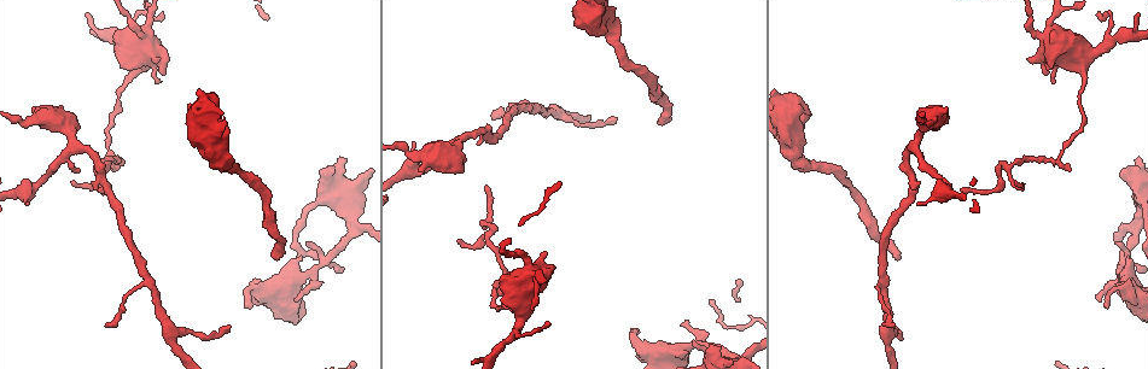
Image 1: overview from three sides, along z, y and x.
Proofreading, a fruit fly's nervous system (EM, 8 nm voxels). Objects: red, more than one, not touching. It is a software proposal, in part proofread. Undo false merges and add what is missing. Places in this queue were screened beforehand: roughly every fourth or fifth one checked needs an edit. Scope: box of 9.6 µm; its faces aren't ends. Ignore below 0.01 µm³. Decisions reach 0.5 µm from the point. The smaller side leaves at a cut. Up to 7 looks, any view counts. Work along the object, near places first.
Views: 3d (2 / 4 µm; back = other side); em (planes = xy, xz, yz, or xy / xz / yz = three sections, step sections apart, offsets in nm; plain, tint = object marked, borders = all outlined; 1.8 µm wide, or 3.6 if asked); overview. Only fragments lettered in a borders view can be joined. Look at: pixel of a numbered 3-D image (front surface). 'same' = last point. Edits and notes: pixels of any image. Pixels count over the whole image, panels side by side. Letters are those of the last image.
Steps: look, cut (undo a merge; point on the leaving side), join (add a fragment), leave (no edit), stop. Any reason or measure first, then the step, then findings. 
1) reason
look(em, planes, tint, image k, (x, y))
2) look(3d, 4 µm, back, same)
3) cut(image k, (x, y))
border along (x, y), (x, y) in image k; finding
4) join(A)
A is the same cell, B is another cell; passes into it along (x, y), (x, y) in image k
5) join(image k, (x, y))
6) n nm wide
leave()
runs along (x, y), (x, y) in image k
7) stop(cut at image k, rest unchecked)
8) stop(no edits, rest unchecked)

an open end
look(3d, 4 µm, back, image 1, (945, 122))

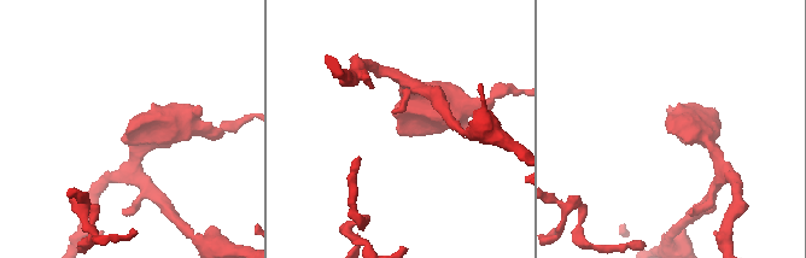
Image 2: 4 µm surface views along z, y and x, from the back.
shape alone is not enough
look(em, 3.6 µm, planes, borders, image 2, (127, 137))

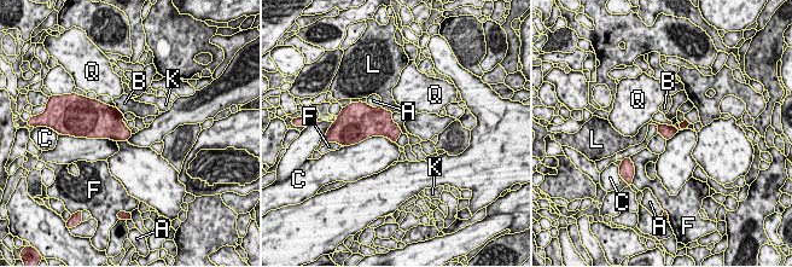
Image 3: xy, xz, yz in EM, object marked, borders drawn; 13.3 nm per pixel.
leave()
A, B, C, F, K, L and Q are other cells; border along (380, 105), (392, 112) in image 3; no lettered fragment goes on from it

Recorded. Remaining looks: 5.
sudden change in width
look(em, planes, borders, image 1, (945, 189))

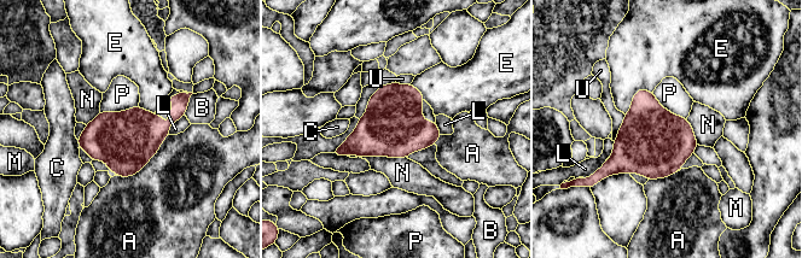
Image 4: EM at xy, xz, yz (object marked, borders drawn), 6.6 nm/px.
400 nm wide
leave()
A, B, C, E, L, M, N, P and U are other cells; all the same neuron

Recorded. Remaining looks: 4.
long arm stops here
look(3d, 2 µm, back, image 1, (900, 257))

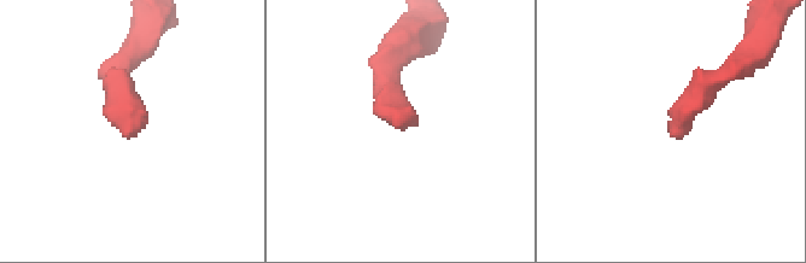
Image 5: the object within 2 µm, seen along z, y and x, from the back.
look(em, planes, borders, image 5, (401, 129))

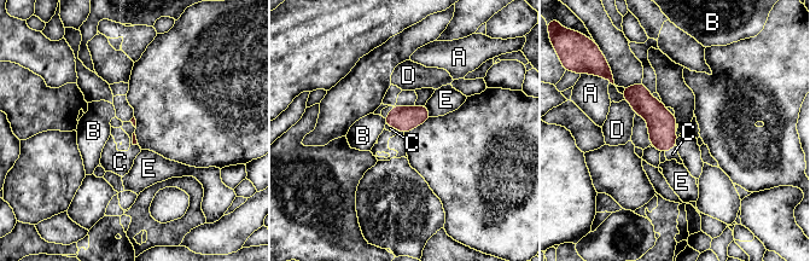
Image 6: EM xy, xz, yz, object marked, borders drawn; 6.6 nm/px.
join(C)
C is the same cell, A, B, D and E are other cells; the neuron continues

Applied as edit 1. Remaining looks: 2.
stop(join at image 6, rest unchecked)

